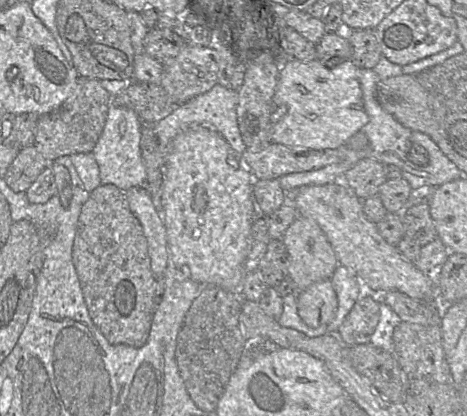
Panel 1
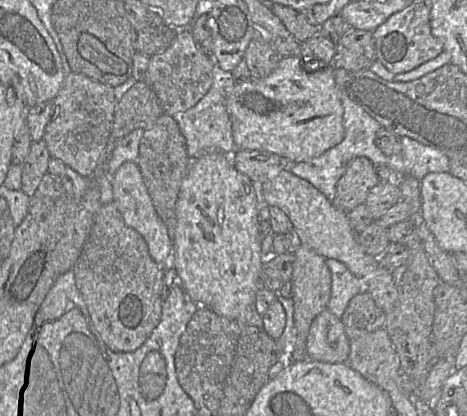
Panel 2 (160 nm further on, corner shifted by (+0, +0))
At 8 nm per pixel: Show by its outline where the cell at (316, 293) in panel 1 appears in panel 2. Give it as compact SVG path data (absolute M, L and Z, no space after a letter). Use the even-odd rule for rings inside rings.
M328 308L312 322L306 341L309 359L324 363L348 363L350 340L342 319Z

